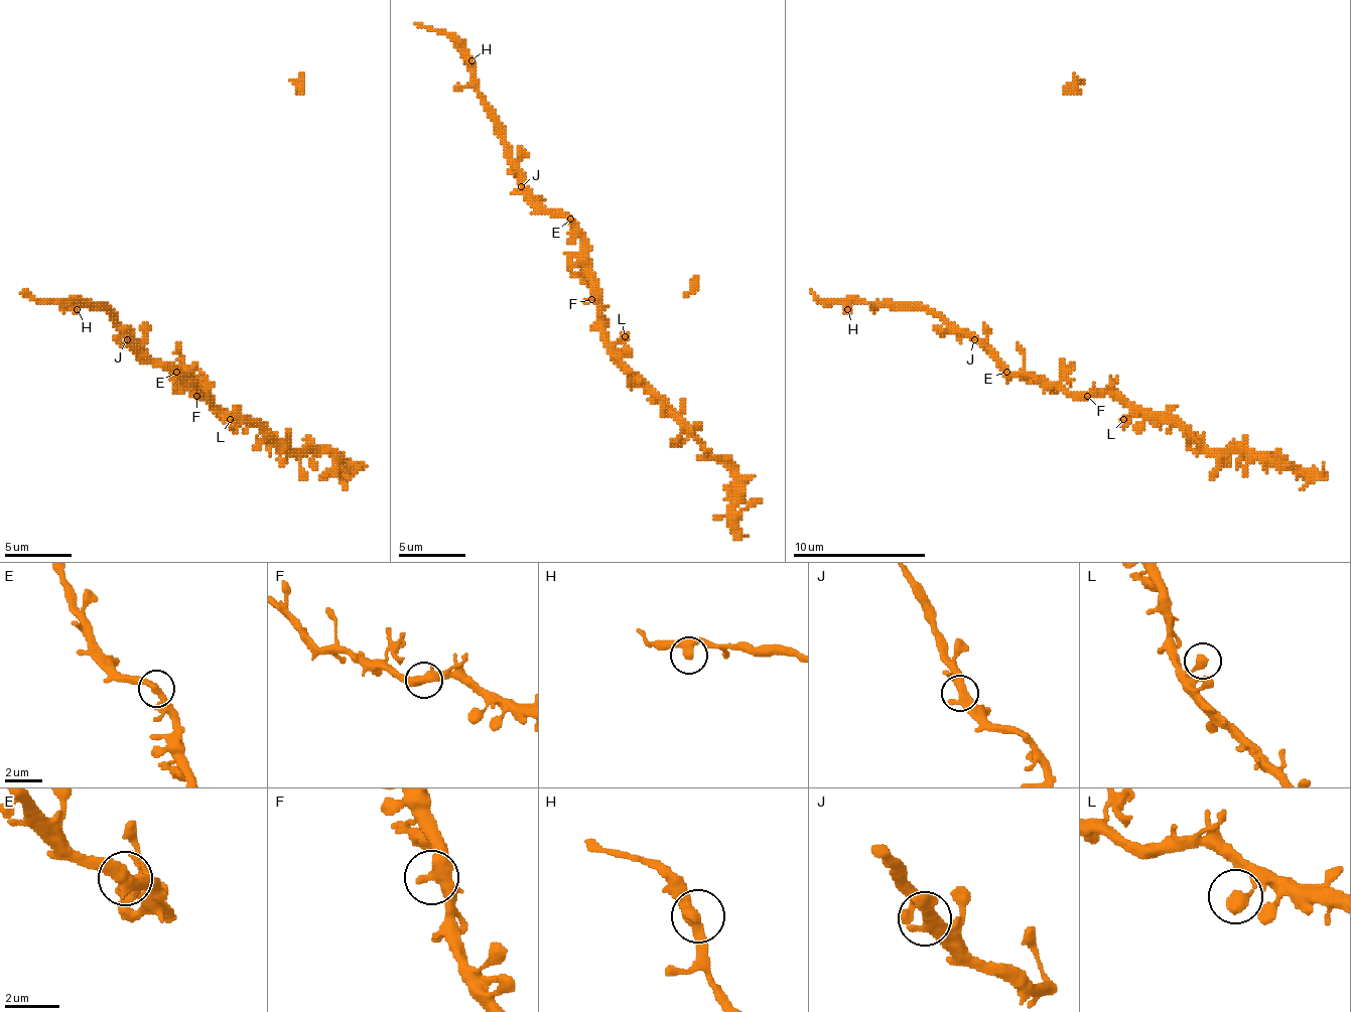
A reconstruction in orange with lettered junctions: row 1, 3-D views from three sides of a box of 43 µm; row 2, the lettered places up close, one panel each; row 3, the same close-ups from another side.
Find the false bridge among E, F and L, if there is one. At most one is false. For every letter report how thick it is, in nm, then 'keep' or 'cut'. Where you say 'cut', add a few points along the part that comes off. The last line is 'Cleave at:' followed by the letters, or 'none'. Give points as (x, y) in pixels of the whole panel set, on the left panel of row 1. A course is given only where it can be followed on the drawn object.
E: calibre 400 nm; keep
F: calibre 440 nm; keep
L: calibre 480 nm; keep
Cleave at: none

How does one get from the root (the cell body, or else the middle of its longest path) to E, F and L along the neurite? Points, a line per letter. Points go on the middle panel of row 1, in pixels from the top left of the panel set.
E: (591, 260), (581, 243), (581, 230), (571, 220)
F: (591, 260), (591, 299)
L: (591, 260), (591, 276), (597, 283), (597, 329), (612, 342), (618, 342), (625, 336)

